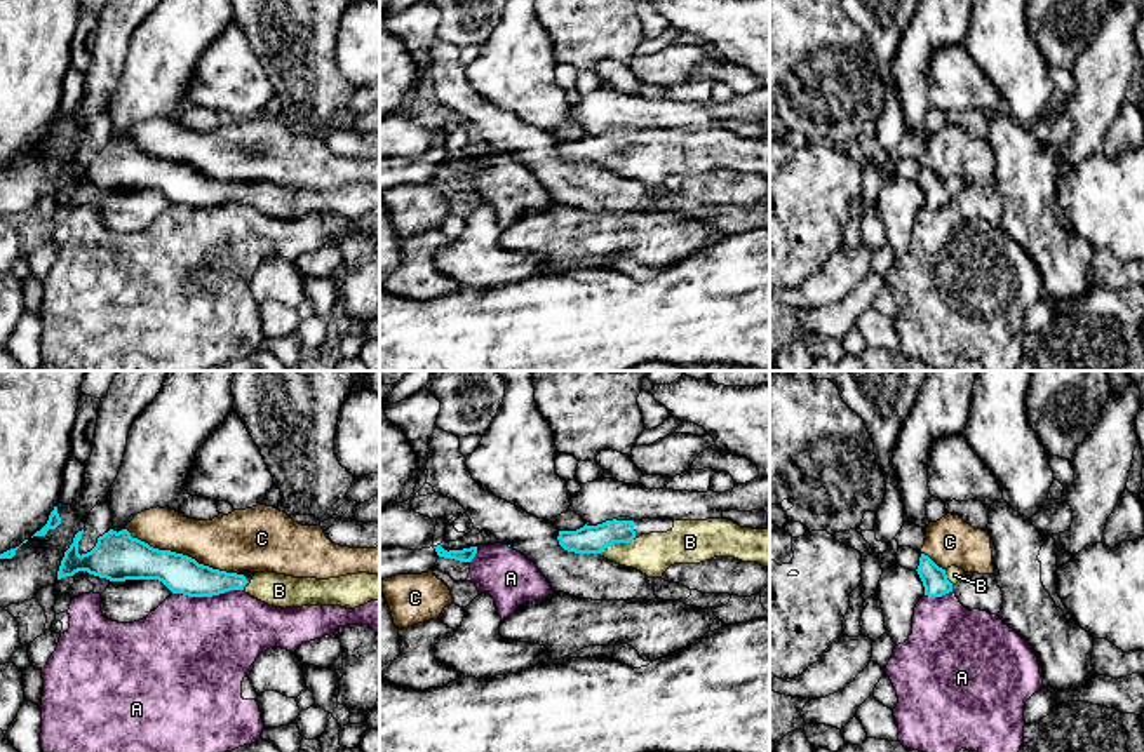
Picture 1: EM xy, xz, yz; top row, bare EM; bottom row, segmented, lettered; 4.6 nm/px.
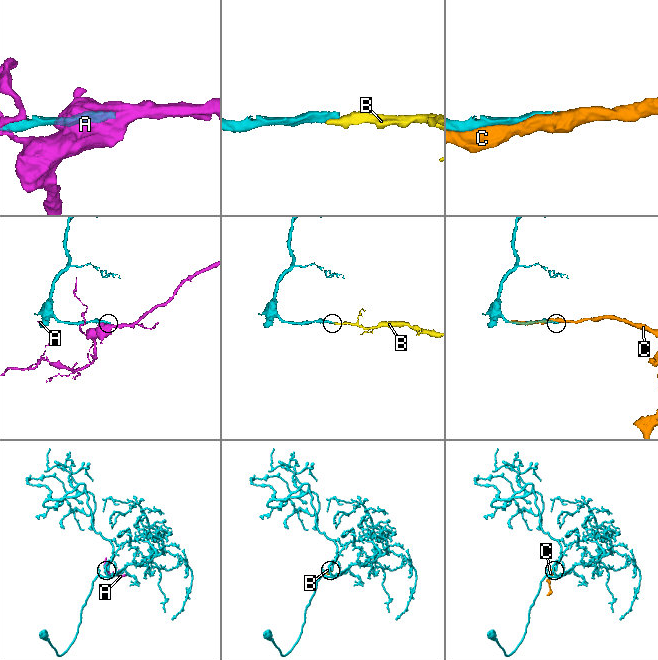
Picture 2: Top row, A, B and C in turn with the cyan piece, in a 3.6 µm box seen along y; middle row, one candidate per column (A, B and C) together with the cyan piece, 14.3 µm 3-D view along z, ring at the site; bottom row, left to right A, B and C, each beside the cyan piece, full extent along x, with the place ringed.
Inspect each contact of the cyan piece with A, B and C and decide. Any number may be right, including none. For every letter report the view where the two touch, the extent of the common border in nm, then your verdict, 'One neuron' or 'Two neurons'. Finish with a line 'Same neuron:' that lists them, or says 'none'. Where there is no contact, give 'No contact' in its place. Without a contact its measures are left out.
A: Touches cyan in xy. Shared border 320 nm. Two neurons
B: Touches cyan in xz. Shared border 180 nm. One neuron
C: Touches cyan in xy. Shared border 550 nm. Two neurons
Same neuron: B

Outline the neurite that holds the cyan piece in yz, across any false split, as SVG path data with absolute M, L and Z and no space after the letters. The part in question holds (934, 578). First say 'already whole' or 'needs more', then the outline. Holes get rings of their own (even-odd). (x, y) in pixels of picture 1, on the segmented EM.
needs more | M921 554L918 574L925 587L925 595L942 597L952 592L952 587L963 578L965 571L951 566L947 569L939 567L928 555Z

